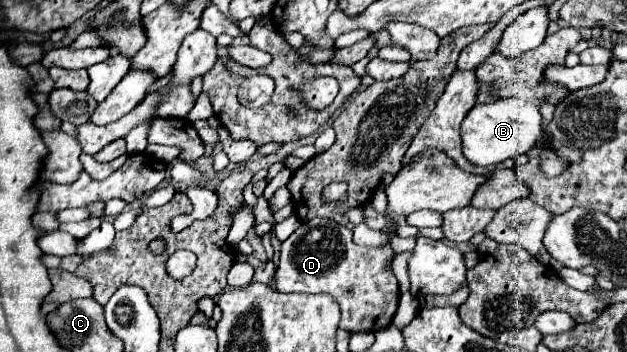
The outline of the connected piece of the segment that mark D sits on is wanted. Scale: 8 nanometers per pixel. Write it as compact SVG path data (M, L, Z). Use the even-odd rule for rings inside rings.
M313 218L301 224L295 234L283 242L275 272L277 290L331 294L341 306L339 328L347 332L377 332L393 320L399 302L397 278L385 270L391 254L389 244L381 248L357 246L351 240L349 228L325 218Z

